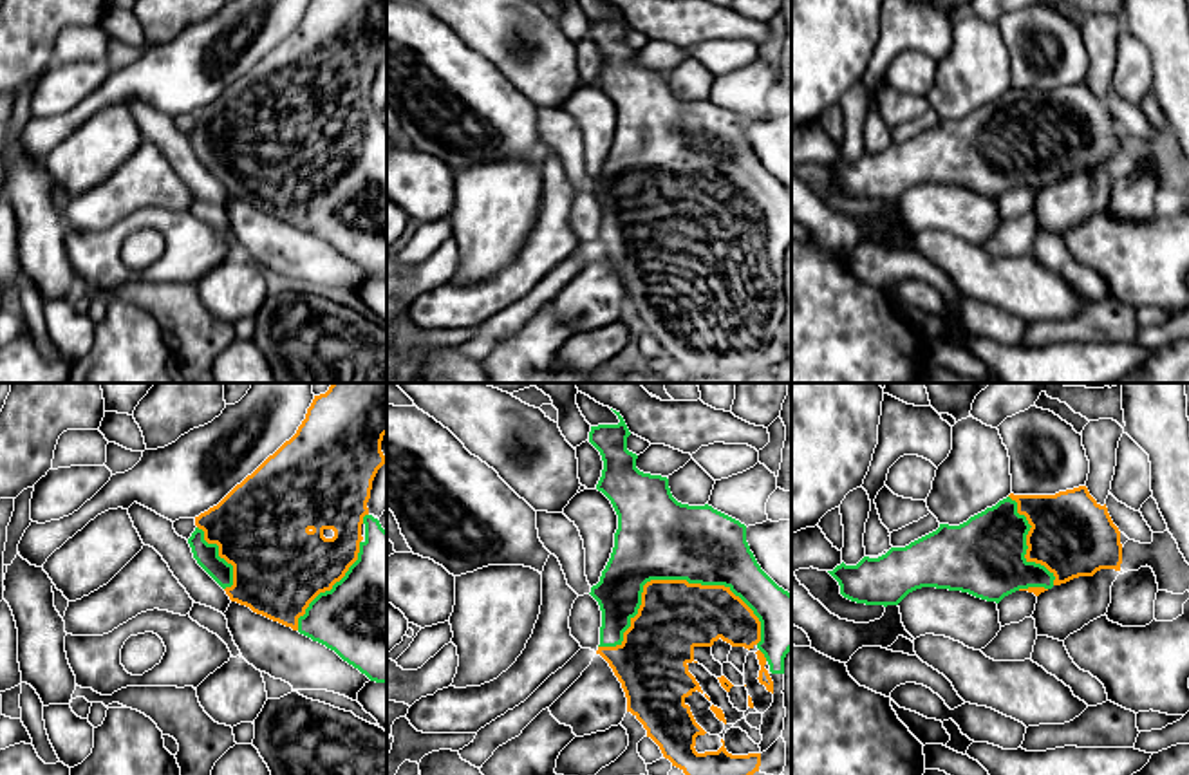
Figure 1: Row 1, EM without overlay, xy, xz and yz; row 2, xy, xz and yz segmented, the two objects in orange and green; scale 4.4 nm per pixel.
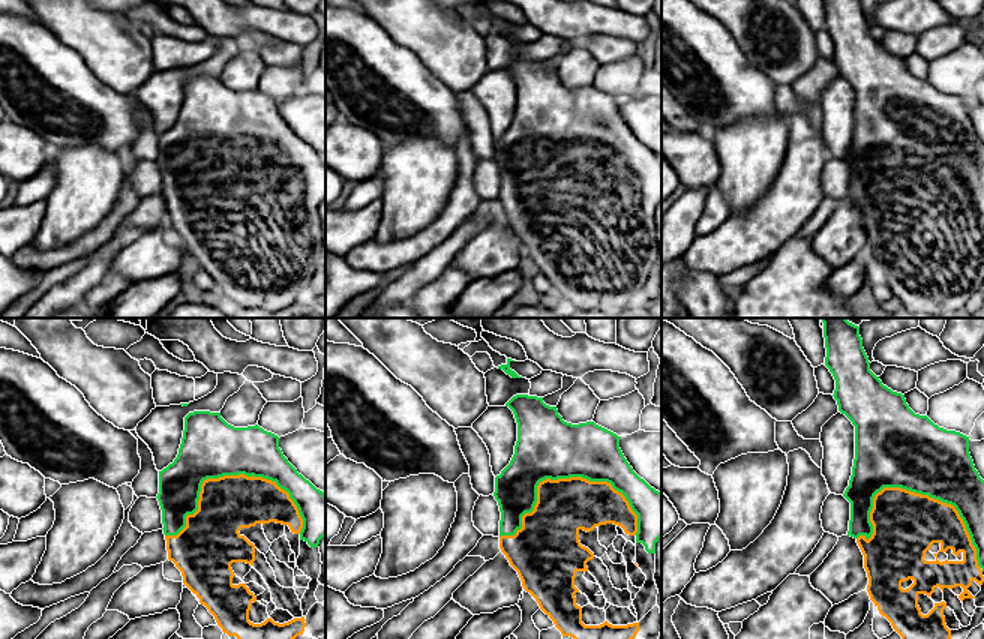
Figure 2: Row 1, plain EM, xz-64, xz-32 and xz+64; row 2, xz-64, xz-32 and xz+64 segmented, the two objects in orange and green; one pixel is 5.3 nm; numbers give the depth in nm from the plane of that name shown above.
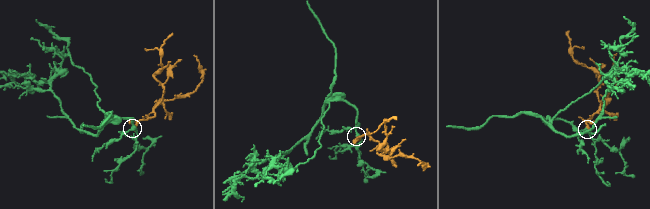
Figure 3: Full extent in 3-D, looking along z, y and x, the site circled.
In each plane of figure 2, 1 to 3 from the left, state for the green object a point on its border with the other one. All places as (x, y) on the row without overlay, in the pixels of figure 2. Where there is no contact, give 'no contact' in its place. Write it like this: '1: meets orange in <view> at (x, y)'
1: meets orange in xz-64 at (225, 140)
2: meets orange in xz-32 at (558, 143)
3: meets orange in xz+64 at (944, 167)

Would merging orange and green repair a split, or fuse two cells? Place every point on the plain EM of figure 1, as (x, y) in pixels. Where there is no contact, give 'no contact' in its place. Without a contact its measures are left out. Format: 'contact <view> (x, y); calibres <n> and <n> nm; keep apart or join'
contact xz (664, 176); calibres 320 and 360 nm; join

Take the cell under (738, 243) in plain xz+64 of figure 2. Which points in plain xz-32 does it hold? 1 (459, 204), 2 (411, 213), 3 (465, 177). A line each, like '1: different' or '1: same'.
1: same
2: different
3: same

